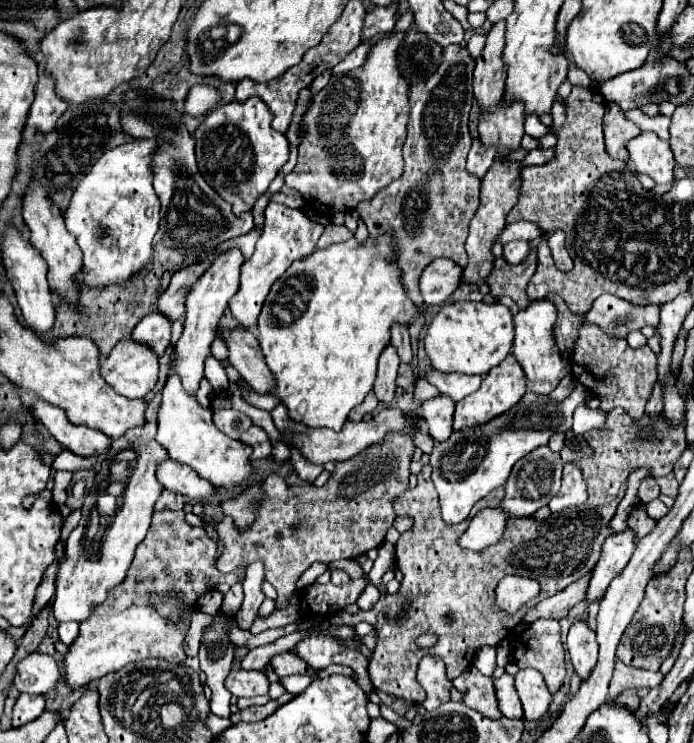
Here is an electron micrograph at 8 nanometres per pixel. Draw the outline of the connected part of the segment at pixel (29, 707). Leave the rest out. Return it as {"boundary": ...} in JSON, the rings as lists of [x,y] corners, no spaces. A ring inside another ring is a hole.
{"boundary":[[[21,695],[13,707],[11,725],[21,727],[33,719],[37,719],[45,711],[45,699],[41,695]]]}

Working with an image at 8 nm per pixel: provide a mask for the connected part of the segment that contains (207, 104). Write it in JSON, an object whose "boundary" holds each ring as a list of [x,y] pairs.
{"boundary":[[[195,85],[187,95],[185,111],[193,117],[199,117],[199,115],[207,113],[217,101],[219,101],[217,89],[209,87],[209,85]]]}

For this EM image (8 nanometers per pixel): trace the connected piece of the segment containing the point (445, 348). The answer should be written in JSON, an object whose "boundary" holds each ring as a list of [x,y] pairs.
{"boundary":[[[451,303],[445,305],[429,323],[425,333],[425,351],[431,367],[441,373],[485,375],[497,367],[513,345],[513,317],[501,303]]]}

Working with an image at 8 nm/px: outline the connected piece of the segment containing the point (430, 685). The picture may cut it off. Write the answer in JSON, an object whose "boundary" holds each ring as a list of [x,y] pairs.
{"boundary":[[[426,655],[421,660],[417,670],[417,680],[427,691],[427,699],[423,701],[423,707],[427,711],[433,711],[441,703],[450,700],[452,681],[447,679],[445,664],[438,656]]]}

